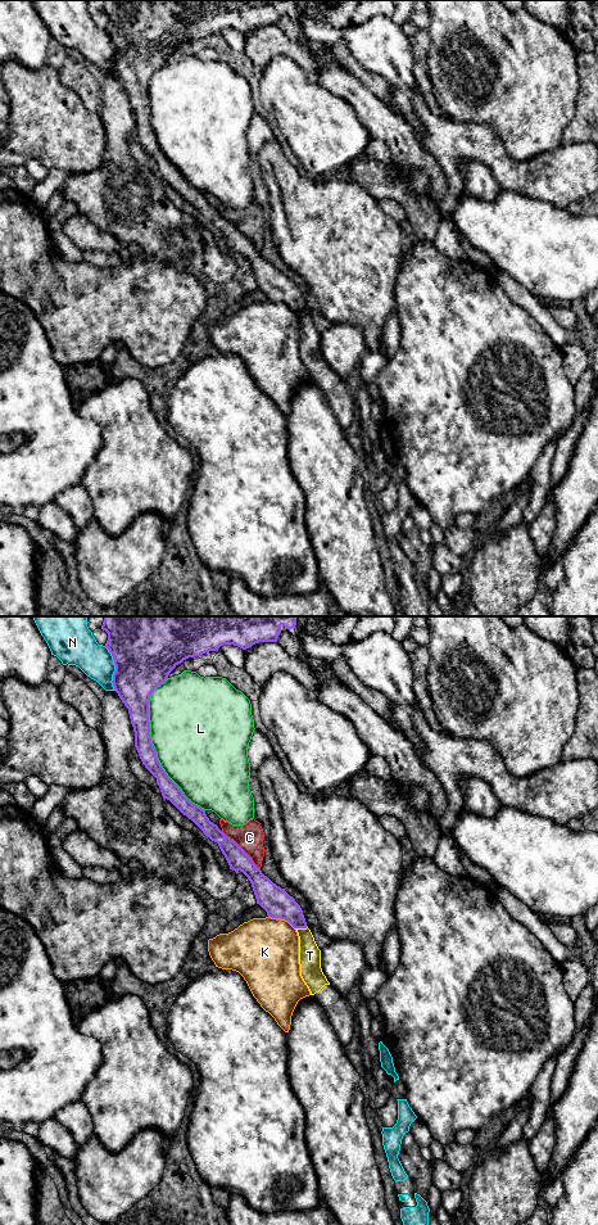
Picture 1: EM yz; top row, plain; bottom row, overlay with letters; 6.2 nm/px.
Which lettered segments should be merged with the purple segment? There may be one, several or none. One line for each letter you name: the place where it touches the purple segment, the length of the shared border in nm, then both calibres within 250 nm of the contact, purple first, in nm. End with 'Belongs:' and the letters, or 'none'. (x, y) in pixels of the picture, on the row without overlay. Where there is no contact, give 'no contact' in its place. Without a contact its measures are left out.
T: yz (300, 311) | 80 nm | 180/140 nm
Belongs: T

